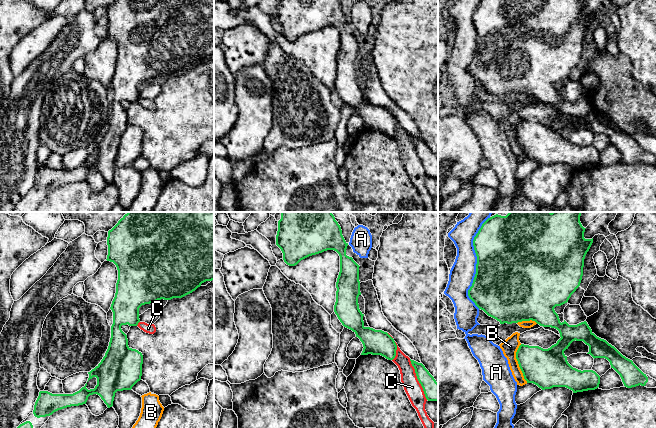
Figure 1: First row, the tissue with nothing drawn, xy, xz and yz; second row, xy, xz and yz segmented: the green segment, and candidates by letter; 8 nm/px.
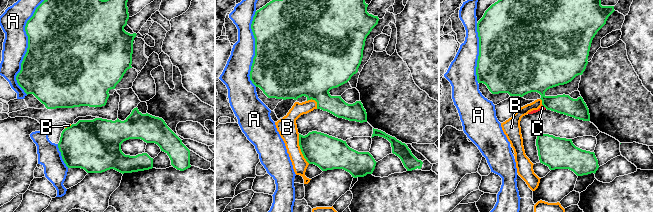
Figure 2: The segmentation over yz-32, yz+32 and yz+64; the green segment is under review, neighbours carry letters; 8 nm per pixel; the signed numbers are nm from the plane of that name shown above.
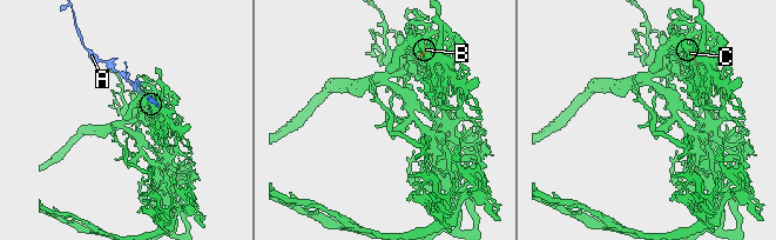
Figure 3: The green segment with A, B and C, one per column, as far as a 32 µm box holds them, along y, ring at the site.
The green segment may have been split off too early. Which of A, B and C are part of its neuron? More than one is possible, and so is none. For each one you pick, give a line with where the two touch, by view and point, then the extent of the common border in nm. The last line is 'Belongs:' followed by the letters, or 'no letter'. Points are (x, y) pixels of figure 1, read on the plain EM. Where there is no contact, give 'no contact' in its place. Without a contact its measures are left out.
Belongs: no letter

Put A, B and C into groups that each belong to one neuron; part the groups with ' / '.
A / B / C

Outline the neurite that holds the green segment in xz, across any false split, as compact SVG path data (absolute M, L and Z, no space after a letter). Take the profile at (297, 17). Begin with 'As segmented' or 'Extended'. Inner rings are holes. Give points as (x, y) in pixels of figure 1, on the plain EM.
As segmented. M278 0L276 21L289 42L327 26L336 27L340 32L340 48L336 58L335 90L362 118L361 131L381 131L388 136L395 134L397 121L394 115L387 108L364 102L364 90L358 80L360 42L346 31L348 19L339 0Z

